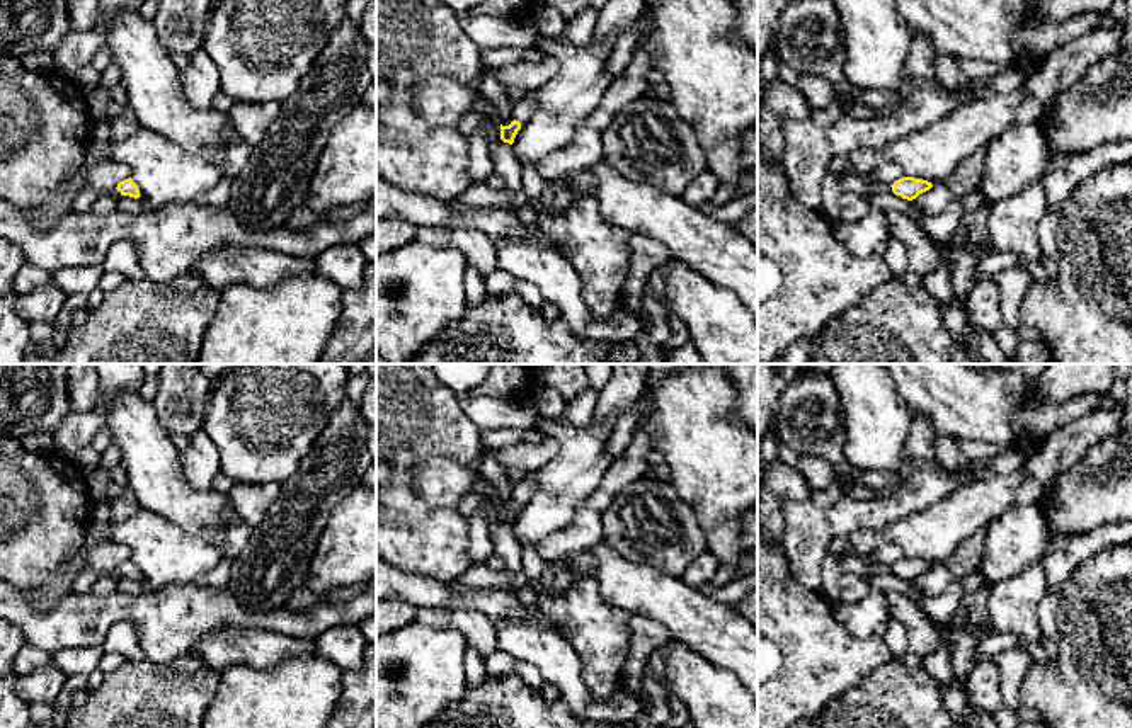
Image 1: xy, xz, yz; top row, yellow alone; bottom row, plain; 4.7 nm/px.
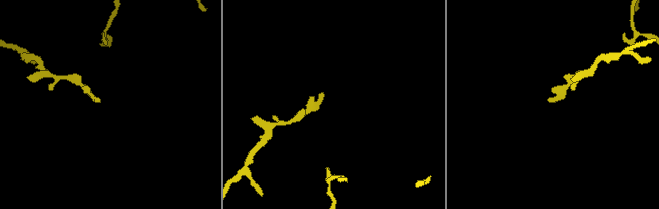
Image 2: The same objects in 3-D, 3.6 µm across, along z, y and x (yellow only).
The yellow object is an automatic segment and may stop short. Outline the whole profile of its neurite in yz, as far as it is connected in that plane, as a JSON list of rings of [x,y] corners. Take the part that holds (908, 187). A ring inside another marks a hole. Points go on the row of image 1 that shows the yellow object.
[[[902,177],[902,179],[895,180],[890,187],[895,196],[912,201],[919,194],[929,191],[933,187],[933,184],[928,180],[923,180],[923,179]]]

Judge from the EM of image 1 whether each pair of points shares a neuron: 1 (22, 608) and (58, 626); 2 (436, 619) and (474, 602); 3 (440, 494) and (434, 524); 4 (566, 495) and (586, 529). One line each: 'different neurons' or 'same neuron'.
1: same neuron
2: different neurons
3: different neurons
4: different neurons

